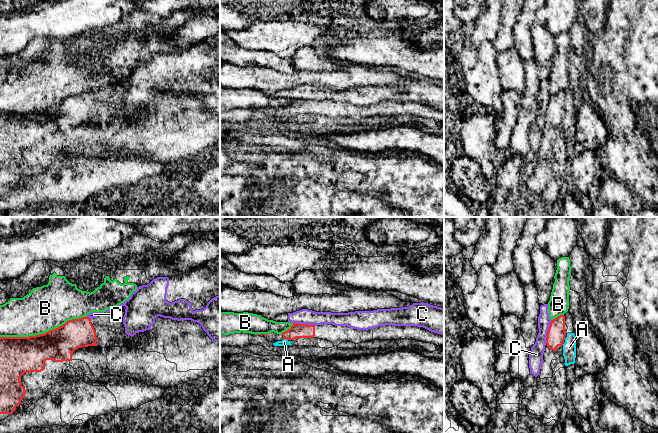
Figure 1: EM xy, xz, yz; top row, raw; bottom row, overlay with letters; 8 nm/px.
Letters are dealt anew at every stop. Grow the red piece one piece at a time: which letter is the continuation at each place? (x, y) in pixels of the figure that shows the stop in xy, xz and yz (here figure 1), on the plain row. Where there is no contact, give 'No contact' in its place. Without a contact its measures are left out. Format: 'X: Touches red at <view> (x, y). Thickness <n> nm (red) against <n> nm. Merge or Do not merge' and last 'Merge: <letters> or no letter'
A: Touches red at xz (286, 114). Thickness 110 nm (red) against 60 nm. Do not merge
B: Touches red at xy (42, 110). Thickness 300 nm (red) against 360 nm. Do not merge
C: Touches red at yz (547, 108). Thickness 150 nm (red) against 110 nm. Do not merge
Merge: no letter

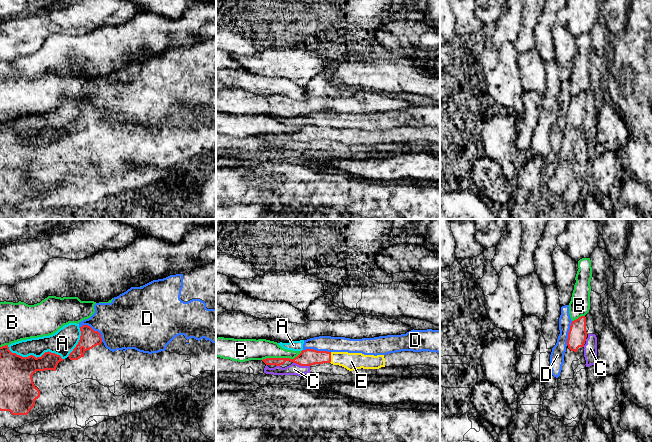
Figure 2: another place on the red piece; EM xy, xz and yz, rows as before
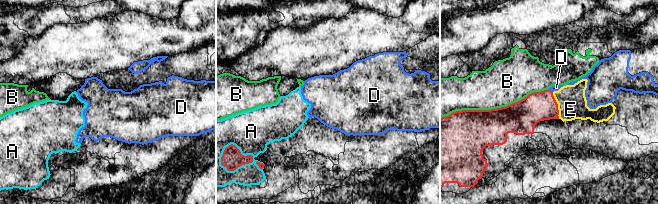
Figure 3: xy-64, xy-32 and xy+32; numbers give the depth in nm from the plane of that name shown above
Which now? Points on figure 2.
A: Touches red at xy (34, 132). Thickness 260 nm (red) against 200 nm. Do not merge
B: Touches red at xz (281, 134). Thickness 140 nm (red) against 170 nm. Do not merge
C: Touches red at xz (301, 141). Thickness 140 nm (red) against 100 nm. Do not merge
D: Touches red at xy (92, 105). Thickness 150 nm (red) against 380 nm. Do not merge
E: Touches red at xz (330, 133). Thickness 140 nm (red) against 140 nm. Merge
Merge: E

